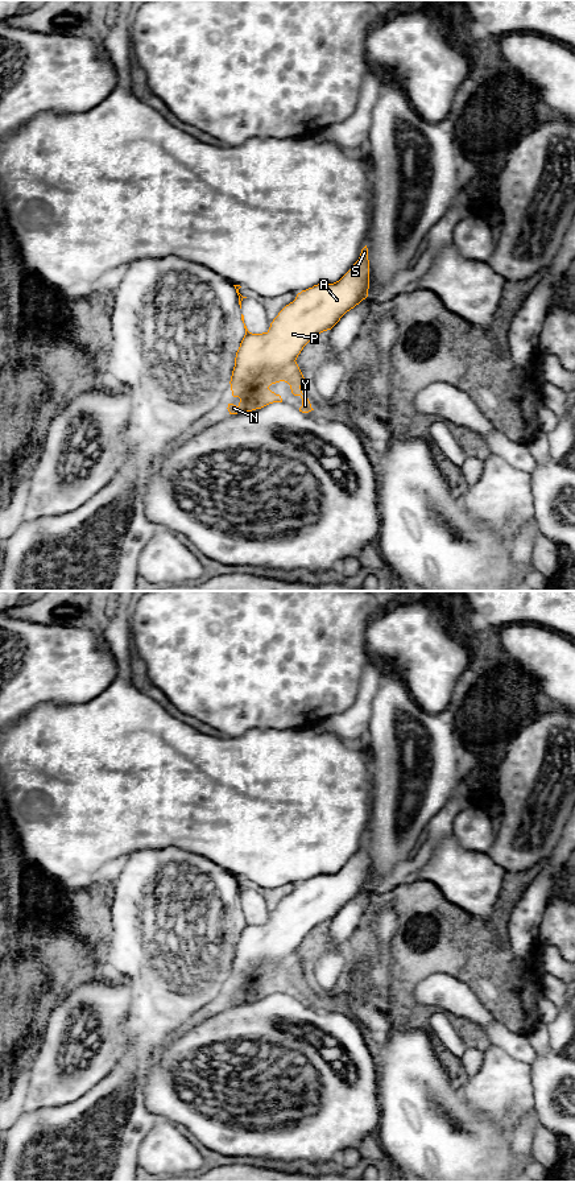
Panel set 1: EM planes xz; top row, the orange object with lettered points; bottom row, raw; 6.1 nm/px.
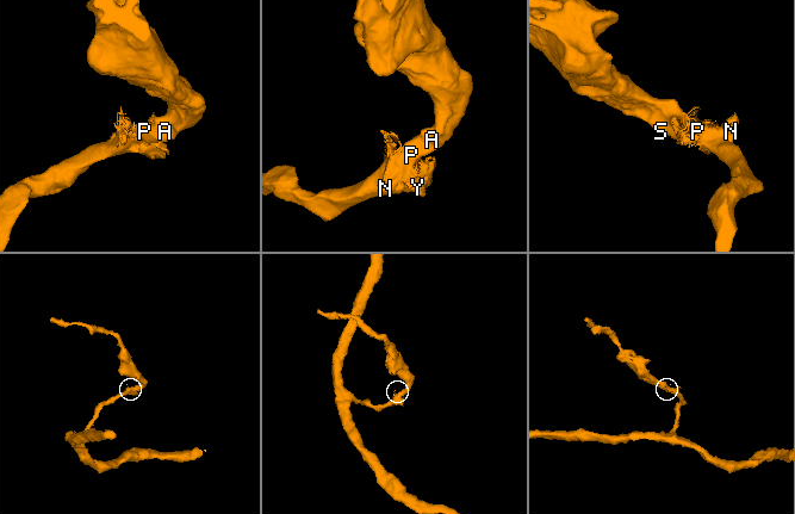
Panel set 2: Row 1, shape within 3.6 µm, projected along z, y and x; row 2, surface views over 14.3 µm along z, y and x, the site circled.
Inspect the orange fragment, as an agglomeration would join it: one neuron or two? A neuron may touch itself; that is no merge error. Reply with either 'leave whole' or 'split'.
leave whole

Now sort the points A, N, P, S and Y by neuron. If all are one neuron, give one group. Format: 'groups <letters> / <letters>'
groups A N P S Y

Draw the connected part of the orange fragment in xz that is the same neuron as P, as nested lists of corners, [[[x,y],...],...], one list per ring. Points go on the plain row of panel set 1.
[[[367,836],[361,840],[359,851],[352,859],[334,875],[318,875],[302,881],[295,890],[286,896],[270,914],[266,923],[252,925],[245,914],[245,926],[236,943],[235,958],[231,967],[231,981],[239,988],[239,996],[228,995],[229,1005],[247,1004],[261,1000],[273,993],[282,993],[280,985],[269,980],[272,975],[285,972],[291,984],[302,989],[299,1003],[314,1001],[309,989],[302,984],[301,976],[305,968],[297,955],[297,949],[303,938],[318,925],[331,921],[340,909],[368,888],[369,851]]]

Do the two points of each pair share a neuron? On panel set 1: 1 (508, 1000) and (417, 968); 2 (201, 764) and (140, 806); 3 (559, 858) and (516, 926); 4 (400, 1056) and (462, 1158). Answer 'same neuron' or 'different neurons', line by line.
1: same neuron
2: same neuron
3: same neuron
4: same neuron

